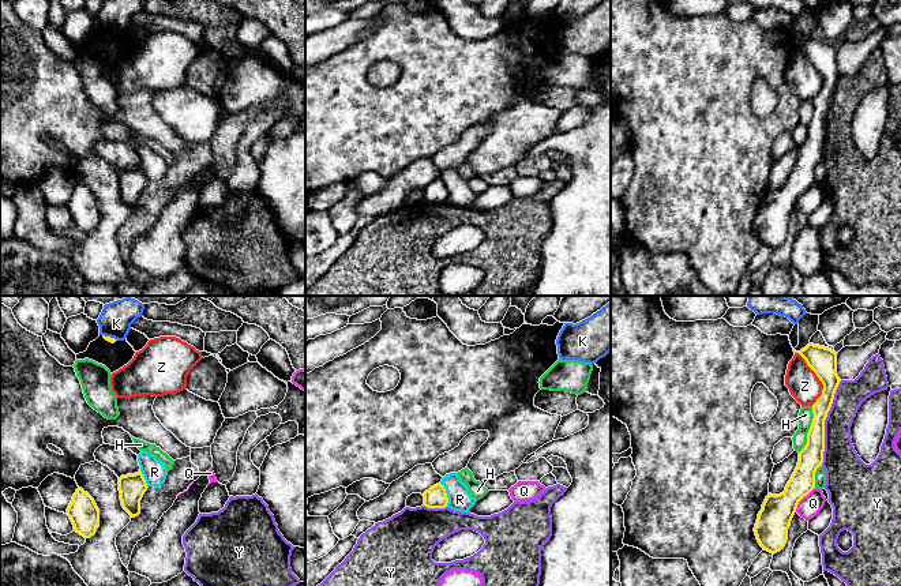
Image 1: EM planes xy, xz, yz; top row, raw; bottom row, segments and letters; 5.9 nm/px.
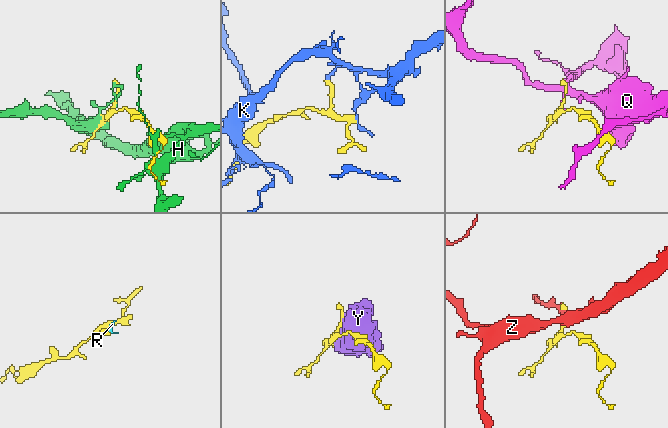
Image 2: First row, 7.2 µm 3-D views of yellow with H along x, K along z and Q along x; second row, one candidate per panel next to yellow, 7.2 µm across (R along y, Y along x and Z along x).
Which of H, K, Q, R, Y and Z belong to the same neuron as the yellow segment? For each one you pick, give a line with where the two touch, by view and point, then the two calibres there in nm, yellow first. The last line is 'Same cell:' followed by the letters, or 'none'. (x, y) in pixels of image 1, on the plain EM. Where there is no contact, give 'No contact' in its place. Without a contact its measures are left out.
Same cell: none

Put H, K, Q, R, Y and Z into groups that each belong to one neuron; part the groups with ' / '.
H / K / Q / R / Y / Z

